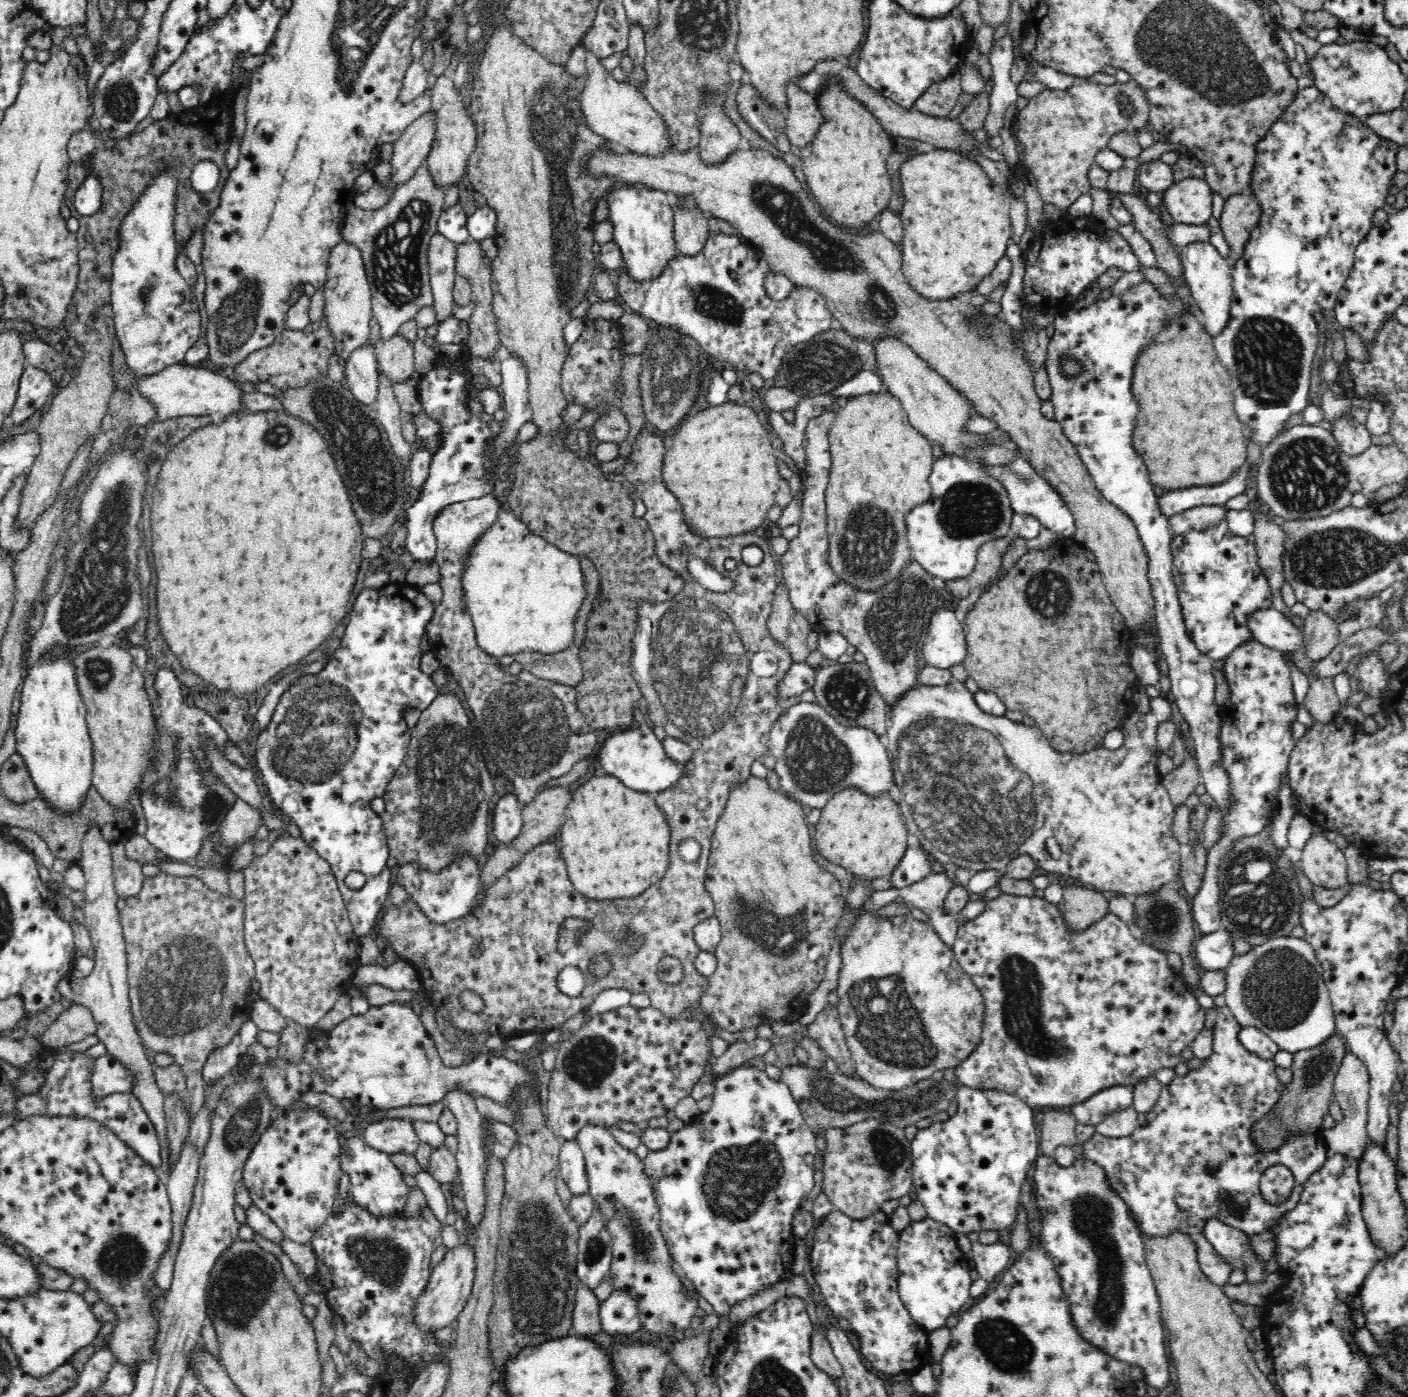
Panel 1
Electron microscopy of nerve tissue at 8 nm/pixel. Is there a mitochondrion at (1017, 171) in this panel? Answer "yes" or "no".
no

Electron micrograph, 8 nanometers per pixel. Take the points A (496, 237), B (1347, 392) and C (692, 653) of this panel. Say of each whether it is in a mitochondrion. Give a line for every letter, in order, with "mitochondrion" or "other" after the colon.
A: other
B: other
C: mitochondrion

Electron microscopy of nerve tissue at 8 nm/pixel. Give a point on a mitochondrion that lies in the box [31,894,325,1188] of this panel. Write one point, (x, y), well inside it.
(186, 986)

